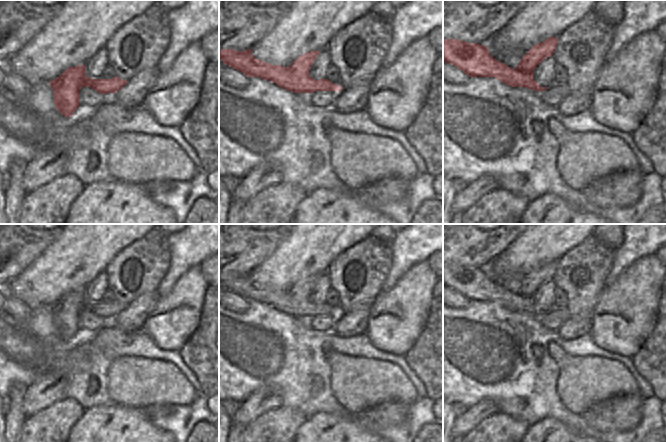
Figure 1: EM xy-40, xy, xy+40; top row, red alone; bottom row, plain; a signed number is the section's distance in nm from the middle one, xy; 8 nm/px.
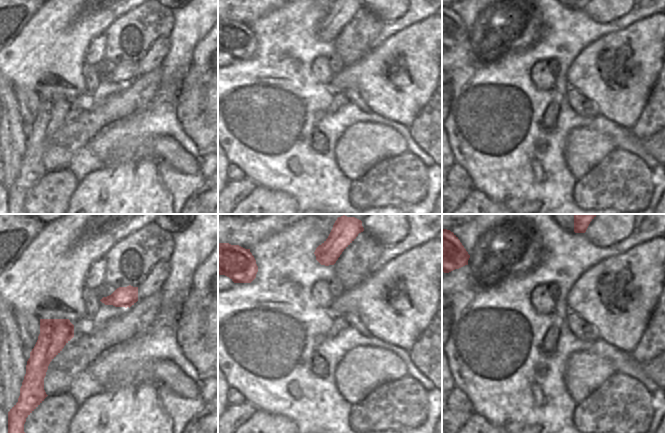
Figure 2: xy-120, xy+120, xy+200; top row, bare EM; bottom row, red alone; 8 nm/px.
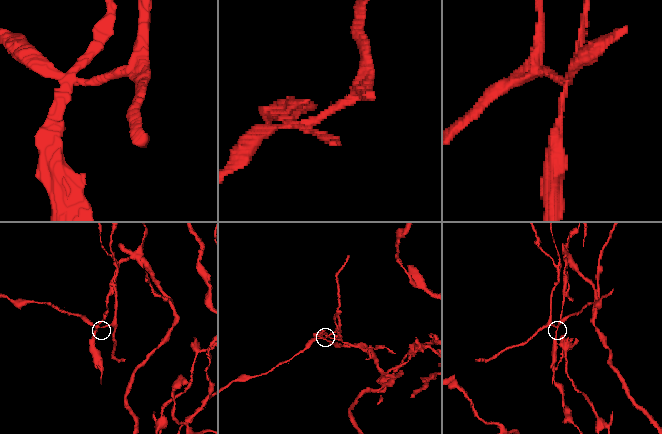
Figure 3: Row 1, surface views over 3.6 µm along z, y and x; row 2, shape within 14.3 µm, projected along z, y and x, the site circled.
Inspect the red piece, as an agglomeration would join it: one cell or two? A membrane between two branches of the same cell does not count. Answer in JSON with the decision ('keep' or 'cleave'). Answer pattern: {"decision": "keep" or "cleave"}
{"decision": "cleave"}

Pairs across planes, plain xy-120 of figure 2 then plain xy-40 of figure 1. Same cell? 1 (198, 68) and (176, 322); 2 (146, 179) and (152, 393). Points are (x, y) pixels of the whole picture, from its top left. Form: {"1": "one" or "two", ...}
{"1": "two", "2": "two"}

